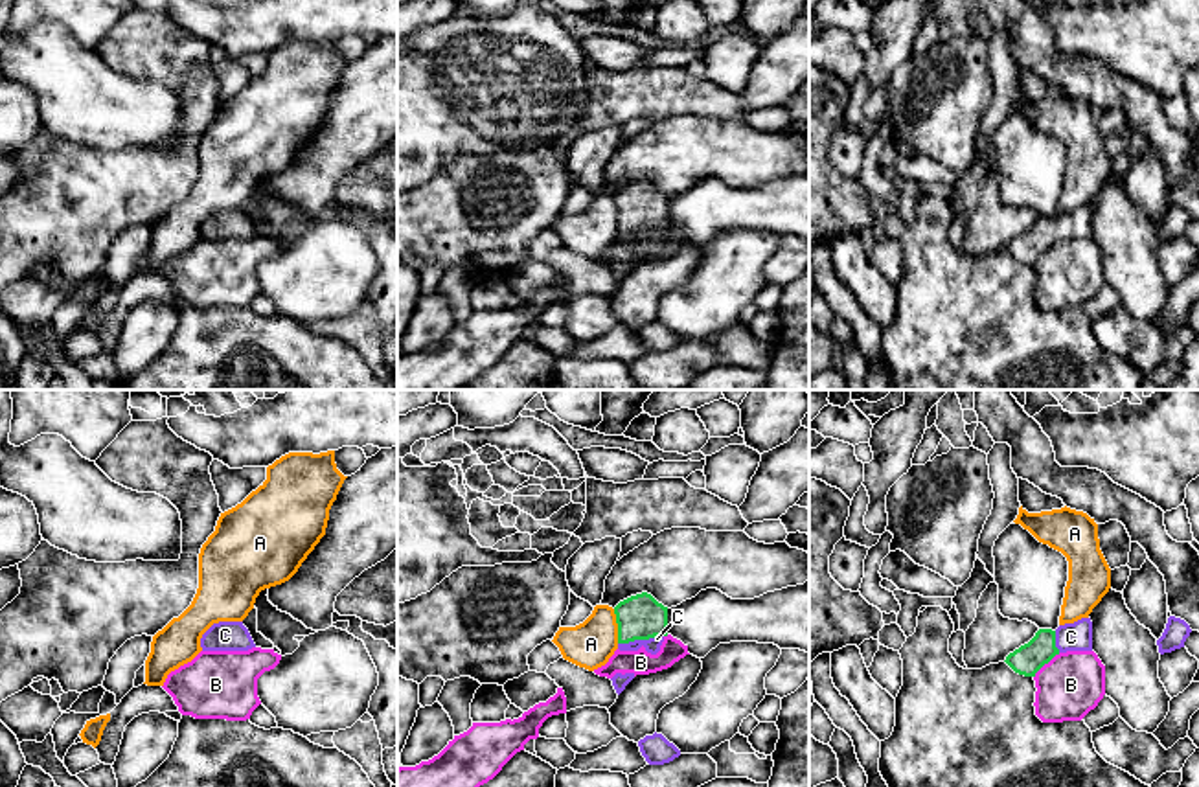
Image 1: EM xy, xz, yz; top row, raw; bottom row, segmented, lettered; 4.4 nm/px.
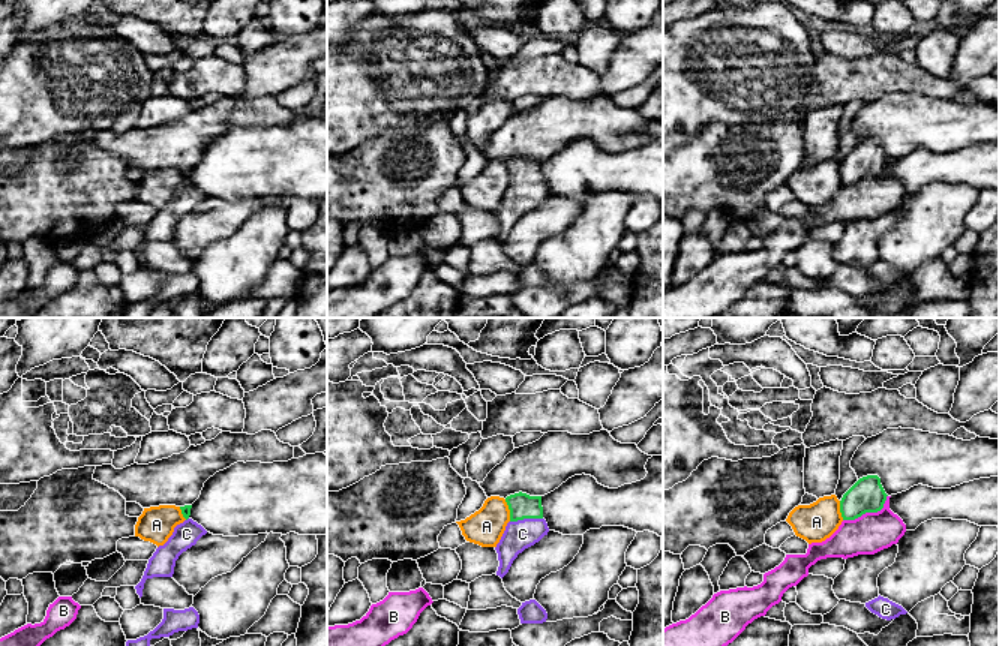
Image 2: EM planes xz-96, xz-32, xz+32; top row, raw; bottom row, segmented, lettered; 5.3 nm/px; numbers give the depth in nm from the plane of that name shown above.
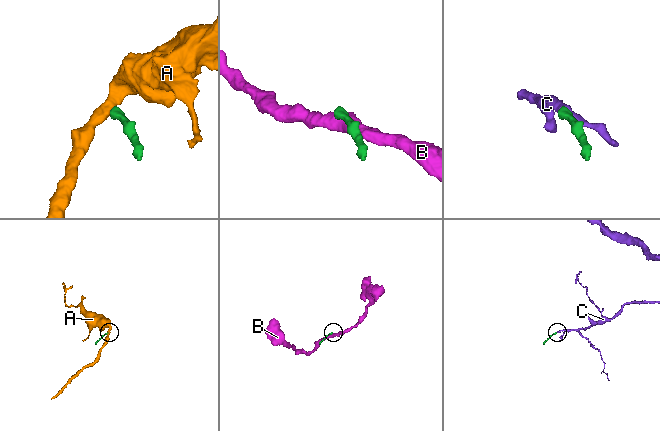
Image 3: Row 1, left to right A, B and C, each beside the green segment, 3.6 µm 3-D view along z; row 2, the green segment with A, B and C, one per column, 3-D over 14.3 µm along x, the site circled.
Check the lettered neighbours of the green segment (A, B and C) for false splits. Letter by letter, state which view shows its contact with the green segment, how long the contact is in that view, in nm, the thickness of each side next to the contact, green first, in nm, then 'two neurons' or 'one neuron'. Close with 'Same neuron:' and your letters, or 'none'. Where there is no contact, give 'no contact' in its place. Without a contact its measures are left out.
A: xz | 150 nm | 200/200 nm | two neurons
B: yz | 160 nm | 140/280 nm | two neurons
C: xz | 200 nm | 200/70 nm | one neuron
Same neuron: C

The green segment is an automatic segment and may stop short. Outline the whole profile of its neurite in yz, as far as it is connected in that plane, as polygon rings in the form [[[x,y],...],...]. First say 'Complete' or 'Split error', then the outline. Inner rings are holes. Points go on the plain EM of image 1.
Split error. [[[1091,206],[1059,213],[1056,219],[1039,217],[1028,232],[1010,241],[1004,250],[1019,263],[1035,265],[1056,243],[1067,239],[1092,239]]]

